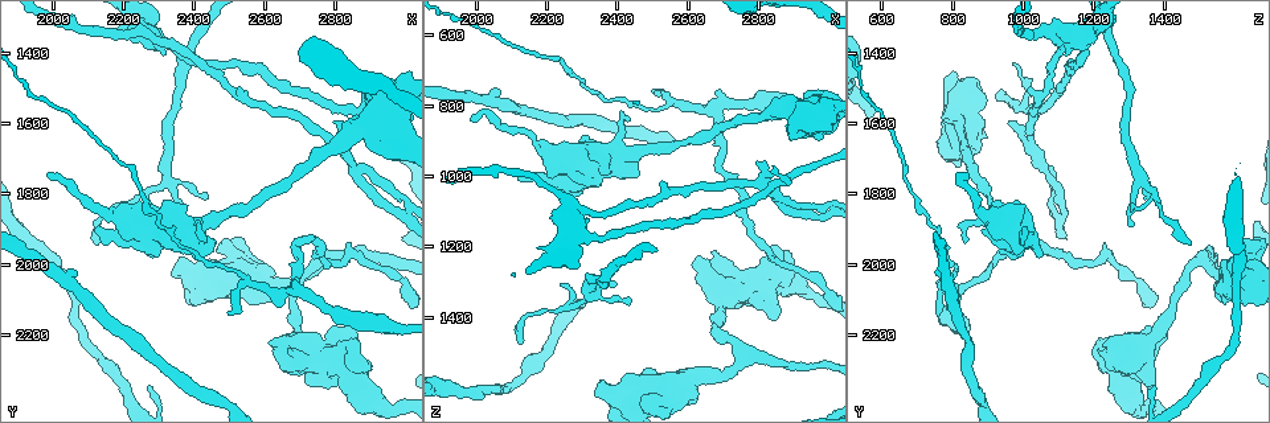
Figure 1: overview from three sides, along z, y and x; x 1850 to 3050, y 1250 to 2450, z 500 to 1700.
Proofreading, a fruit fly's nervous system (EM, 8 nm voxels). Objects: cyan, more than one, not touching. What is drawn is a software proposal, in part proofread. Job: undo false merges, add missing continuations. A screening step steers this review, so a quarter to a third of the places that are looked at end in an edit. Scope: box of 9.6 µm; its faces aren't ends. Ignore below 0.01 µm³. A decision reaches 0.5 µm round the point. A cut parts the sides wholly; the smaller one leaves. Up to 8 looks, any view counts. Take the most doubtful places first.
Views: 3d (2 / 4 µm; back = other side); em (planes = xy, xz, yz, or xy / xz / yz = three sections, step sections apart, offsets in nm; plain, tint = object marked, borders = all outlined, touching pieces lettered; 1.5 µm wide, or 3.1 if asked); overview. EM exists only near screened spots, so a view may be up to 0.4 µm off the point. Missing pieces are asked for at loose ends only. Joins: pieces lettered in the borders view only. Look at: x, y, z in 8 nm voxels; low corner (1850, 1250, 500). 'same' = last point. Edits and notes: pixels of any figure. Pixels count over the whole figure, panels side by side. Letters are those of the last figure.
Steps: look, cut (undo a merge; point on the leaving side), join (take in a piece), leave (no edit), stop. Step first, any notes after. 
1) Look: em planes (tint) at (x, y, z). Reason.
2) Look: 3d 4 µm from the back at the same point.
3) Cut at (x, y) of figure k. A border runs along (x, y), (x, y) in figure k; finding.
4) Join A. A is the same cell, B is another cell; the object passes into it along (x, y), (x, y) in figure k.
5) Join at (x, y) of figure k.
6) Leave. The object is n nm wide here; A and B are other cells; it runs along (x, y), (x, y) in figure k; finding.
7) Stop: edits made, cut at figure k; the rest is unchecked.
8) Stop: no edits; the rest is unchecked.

Look: em xy step 8 (tint) at (2860, 1730, 1060). Three arms meet.

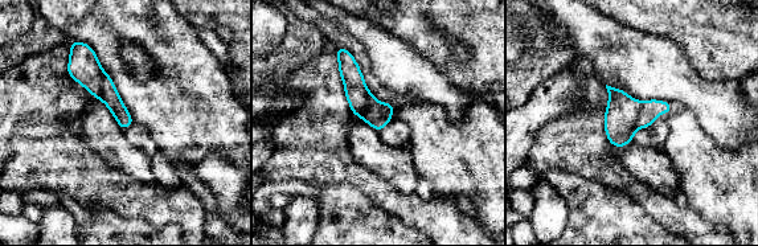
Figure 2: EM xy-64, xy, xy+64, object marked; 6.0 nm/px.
Look: em planes (borders) at the same point.

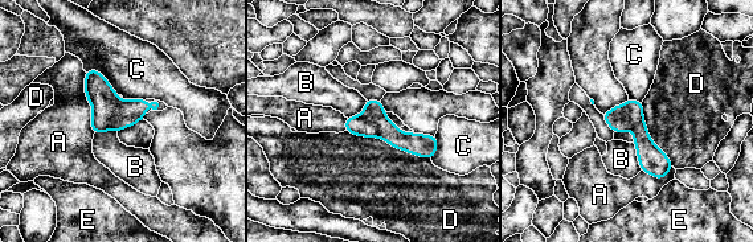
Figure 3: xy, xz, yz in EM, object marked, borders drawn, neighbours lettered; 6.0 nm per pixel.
Cut at (132, 111) of figure 3. A, B, C, D and E are other cells; a border runs along (123, 101), (114, 130) in figure 3; a second neuron is stuck on.

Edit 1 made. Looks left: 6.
Look: 3d 2 µm at (2680, 2070, 810). Abrupt turn.

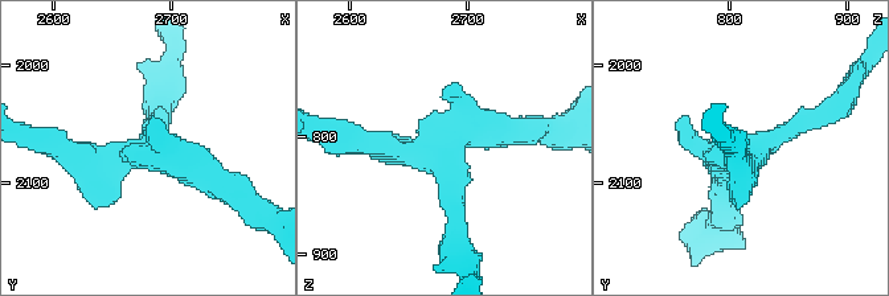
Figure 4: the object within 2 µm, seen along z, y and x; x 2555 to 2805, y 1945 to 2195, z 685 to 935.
Look: em planes (plain) at (2682, 2076, 810). Need the tissue.

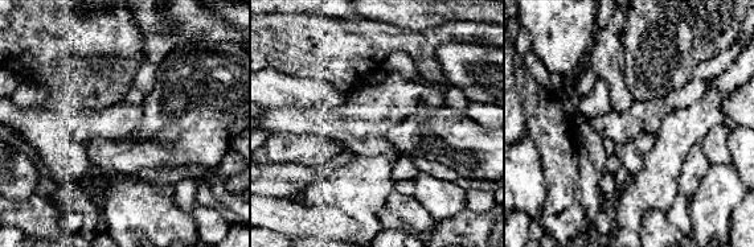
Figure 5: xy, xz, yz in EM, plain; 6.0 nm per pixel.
Look: em planes (borders) at the same point. What lies round it.

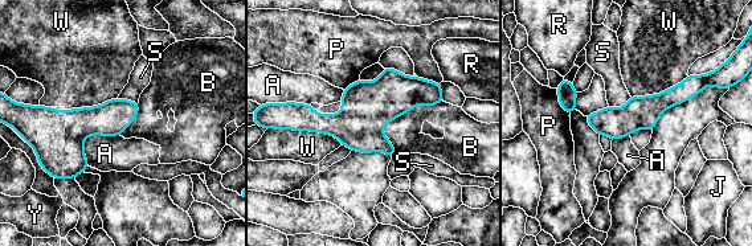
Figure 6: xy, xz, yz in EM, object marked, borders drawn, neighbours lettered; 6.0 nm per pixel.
Leave. A, B, J, P, R, S, W and Y are other cells; one neuron here.

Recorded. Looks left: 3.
Look: em xz step 4 (tint) at (2140, 1950, 1470). Thin end.

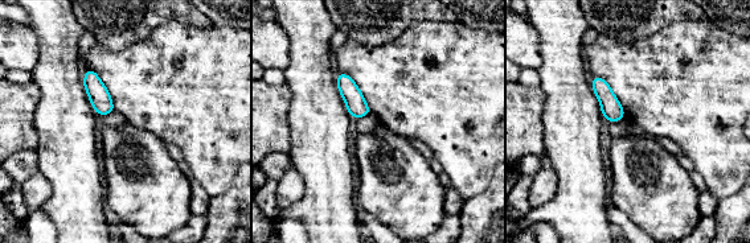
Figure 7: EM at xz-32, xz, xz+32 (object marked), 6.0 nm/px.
Look: em planes (borders) at the same point. Another direction.

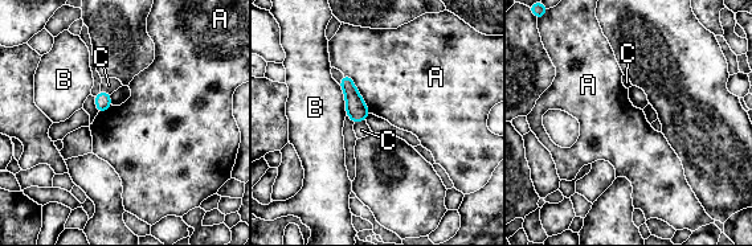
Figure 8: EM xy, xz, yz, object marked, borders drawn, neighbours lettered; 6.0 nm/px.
Leave. A, B and C are other cells; no lettered piece goes on from it.

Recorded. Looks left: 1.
Stop: edits made, cut at figure 3; the rest is unchecked.

